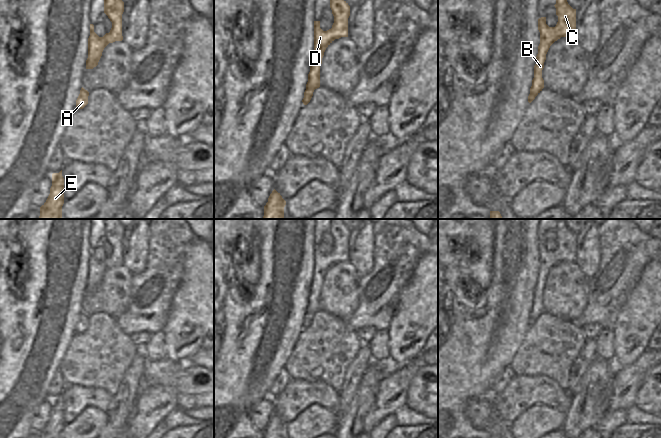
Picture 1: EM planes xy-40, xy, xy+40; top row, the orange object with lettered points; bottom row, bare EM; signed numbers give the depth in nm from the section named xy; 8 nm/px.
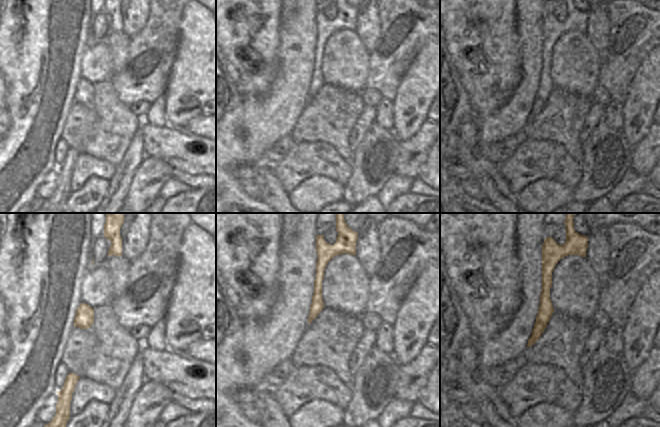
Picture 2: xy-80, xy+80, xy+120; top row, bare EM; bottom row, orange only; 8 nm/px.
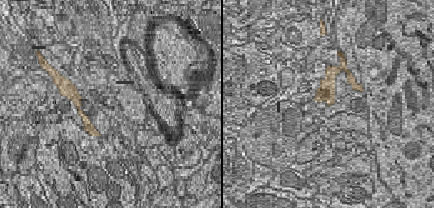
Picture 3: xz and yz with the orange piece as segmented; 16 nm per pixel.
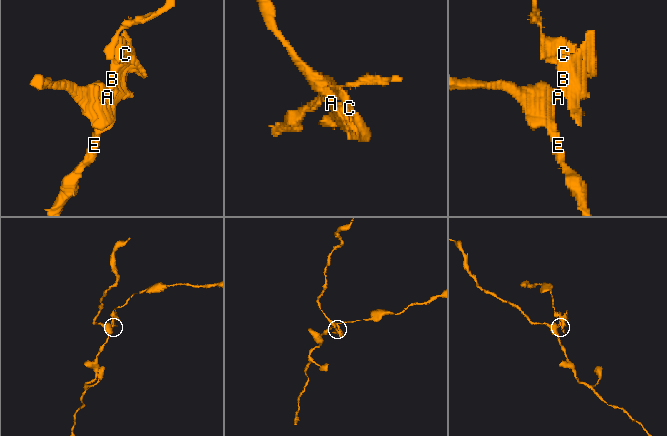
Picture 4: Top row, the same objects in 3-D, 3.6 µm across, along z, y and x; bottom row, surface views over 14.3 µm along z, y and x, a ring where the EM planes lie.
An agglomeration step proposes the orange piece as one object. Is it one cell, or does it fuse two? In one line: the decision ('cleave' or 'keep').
cleave

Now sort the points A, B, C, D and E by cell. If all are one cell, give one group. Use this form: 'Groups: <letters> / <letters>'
Groups: A E / B C D.

